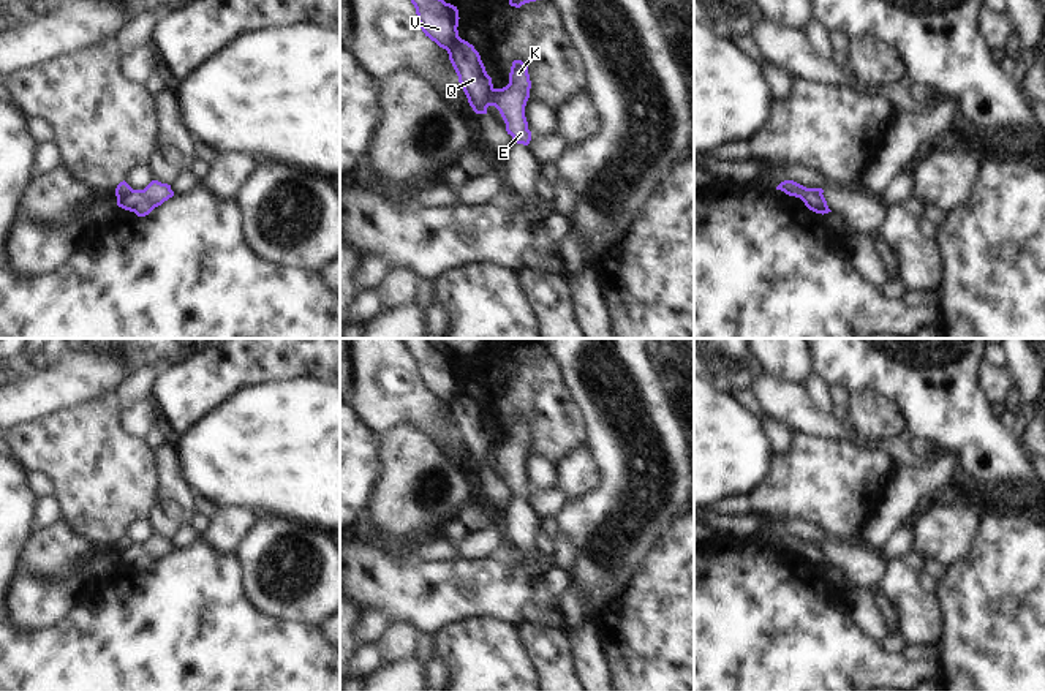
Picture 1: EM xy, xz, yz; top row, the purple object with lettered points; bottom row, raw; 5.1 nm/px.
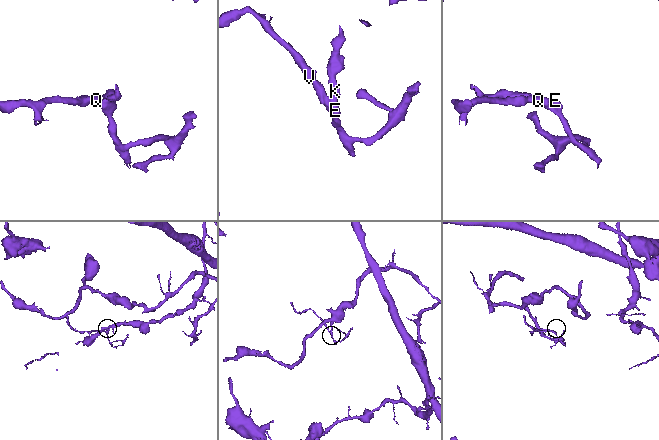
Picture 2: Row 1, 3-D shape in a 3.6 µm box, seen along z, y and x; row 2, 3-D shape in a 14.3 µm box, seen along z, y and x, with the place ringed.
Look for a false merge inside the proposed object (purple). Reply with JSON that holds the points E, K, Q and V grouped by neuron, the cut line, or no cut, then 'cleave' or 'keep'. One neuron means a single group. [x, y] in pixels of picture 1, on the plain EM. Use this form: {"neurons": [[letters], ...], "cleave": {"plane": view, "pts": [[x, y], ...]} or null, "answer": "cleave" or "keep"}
{"neurons": [["E", "K"], ["Q", "V"]], "cleave": {"plane": "yz", "pts": [[821, 547], [807, 544], [800, 552]]}, "answer": "cleave"}

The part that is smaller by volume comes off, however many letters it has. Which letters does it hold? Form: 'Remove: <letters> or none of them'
Remove: E, K

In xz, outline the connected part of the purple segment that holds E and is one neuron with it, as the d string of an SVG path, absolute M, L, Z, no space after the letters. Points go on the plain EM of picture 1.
M514 414L509 427L509 438L503 443L492 443L485 452L485 459L495 460L504 478L507 489L517 498L528 500L531 485L525 471L525 460L530 452L531 435L528 421L522 414Z

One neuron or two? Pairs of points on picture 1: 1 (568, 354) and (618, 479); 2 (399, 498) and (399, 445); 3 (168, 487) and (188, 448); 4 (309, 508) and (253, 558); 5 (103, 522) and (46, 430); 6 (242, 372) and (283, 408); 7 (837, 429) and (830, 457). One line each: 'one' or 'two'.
1: one
2: one
3: two
4: two
5: one
6: two
7: two

